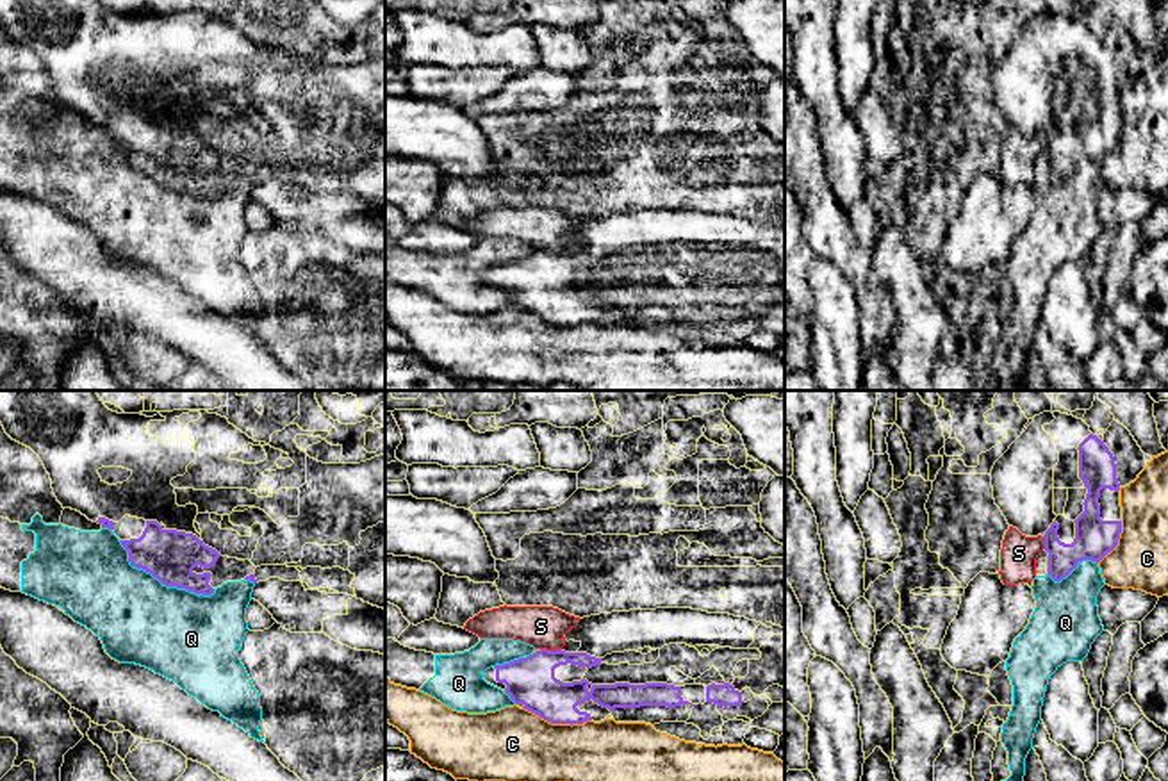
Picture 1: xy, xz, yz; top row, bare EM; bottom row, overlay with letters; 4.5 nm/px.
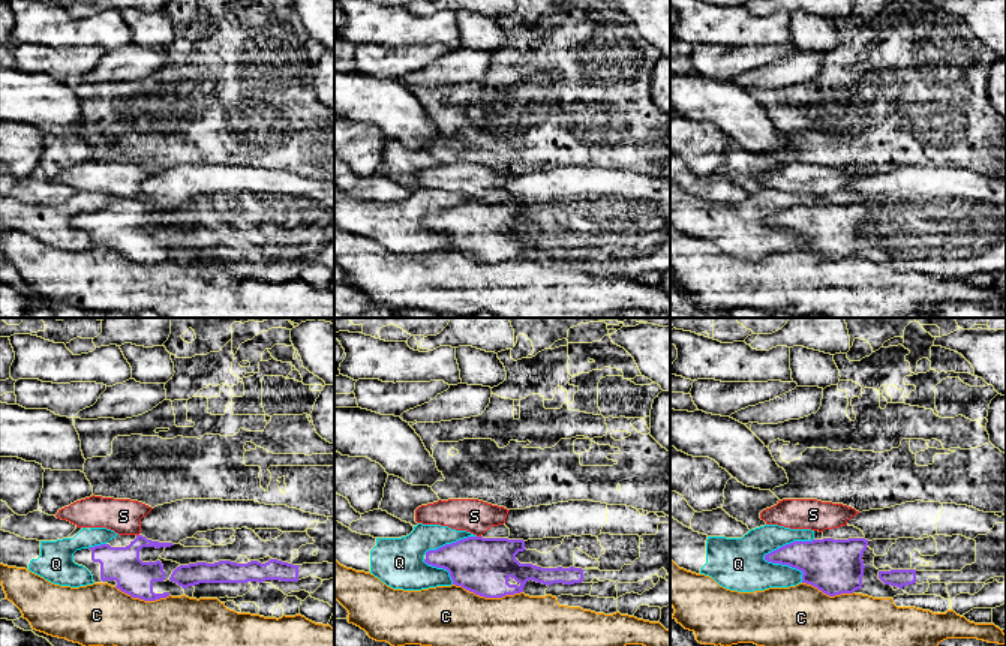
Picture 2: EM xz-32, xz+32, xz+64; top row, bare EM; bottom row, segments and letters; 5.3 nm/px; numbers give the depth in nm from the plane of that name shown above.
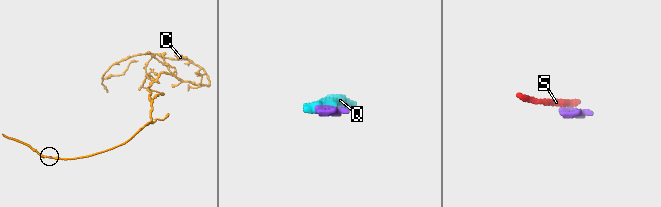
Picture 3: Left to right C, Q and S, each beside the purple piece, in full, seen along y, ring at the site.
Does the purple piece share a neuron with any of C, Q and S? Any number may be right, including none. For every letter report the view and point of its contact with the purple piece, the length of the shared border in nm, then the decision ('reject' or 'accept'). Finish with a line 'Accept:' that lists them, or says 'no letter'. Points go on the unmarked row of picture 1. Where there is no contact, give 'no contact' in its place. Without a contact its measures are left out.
C: contact xz (557, 323); length 320 nm; reject
Q: contact xy (161, 182); length 500 nm; reject
S: contact xz (551, 252); length 100 nm; reject
Accept: no letter

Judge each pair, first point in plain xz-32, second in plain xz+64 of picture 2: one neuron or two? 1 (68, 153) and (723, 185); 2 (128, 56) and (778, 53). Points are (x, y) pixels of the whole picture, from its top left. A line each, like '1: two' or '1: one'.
1: two
2: two

